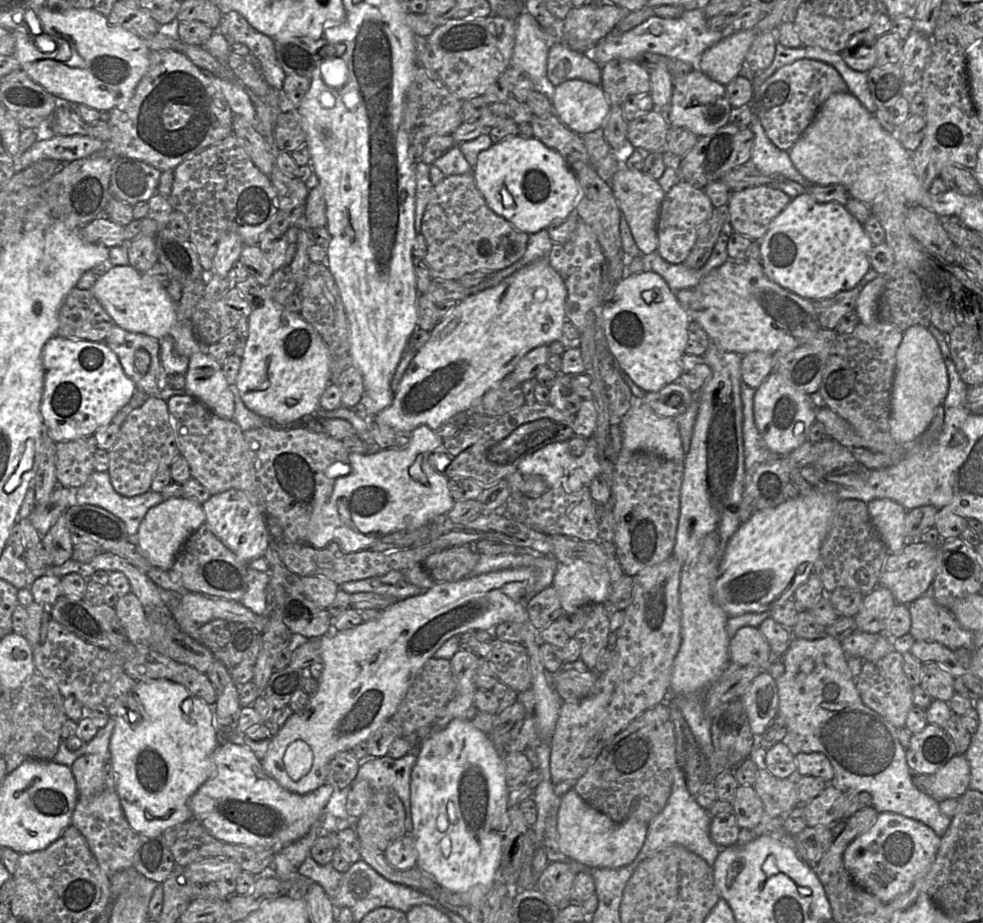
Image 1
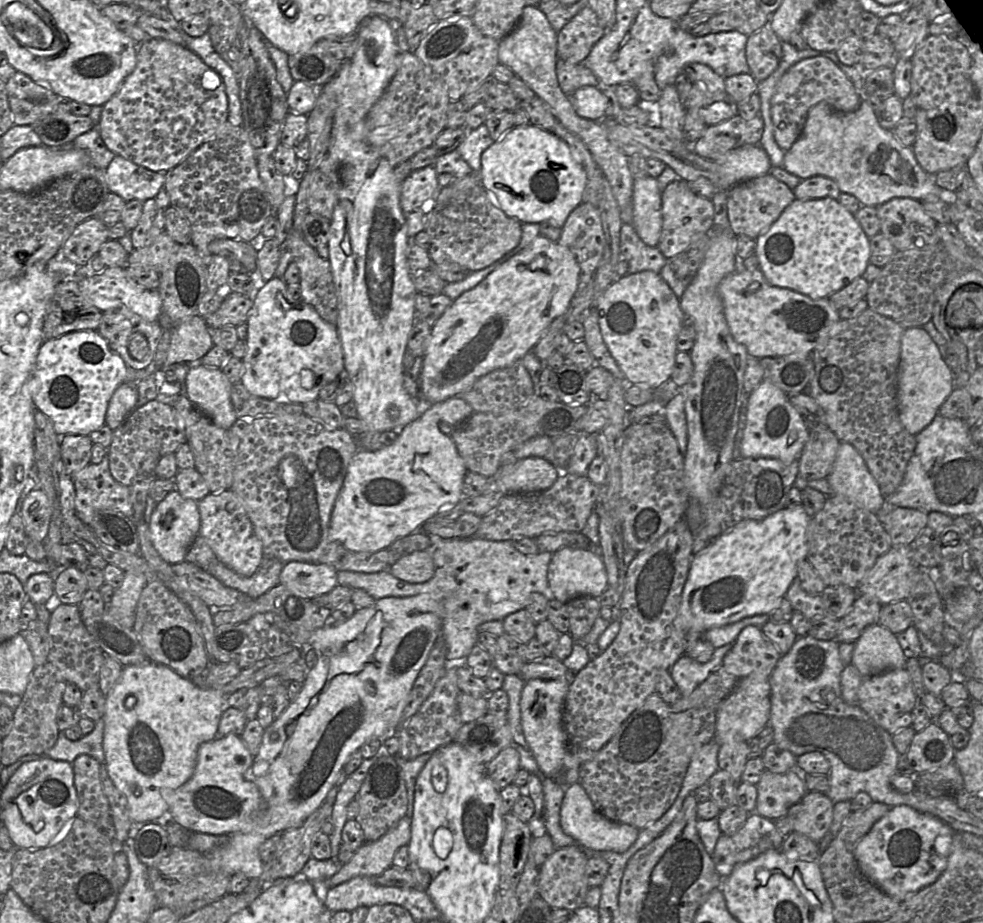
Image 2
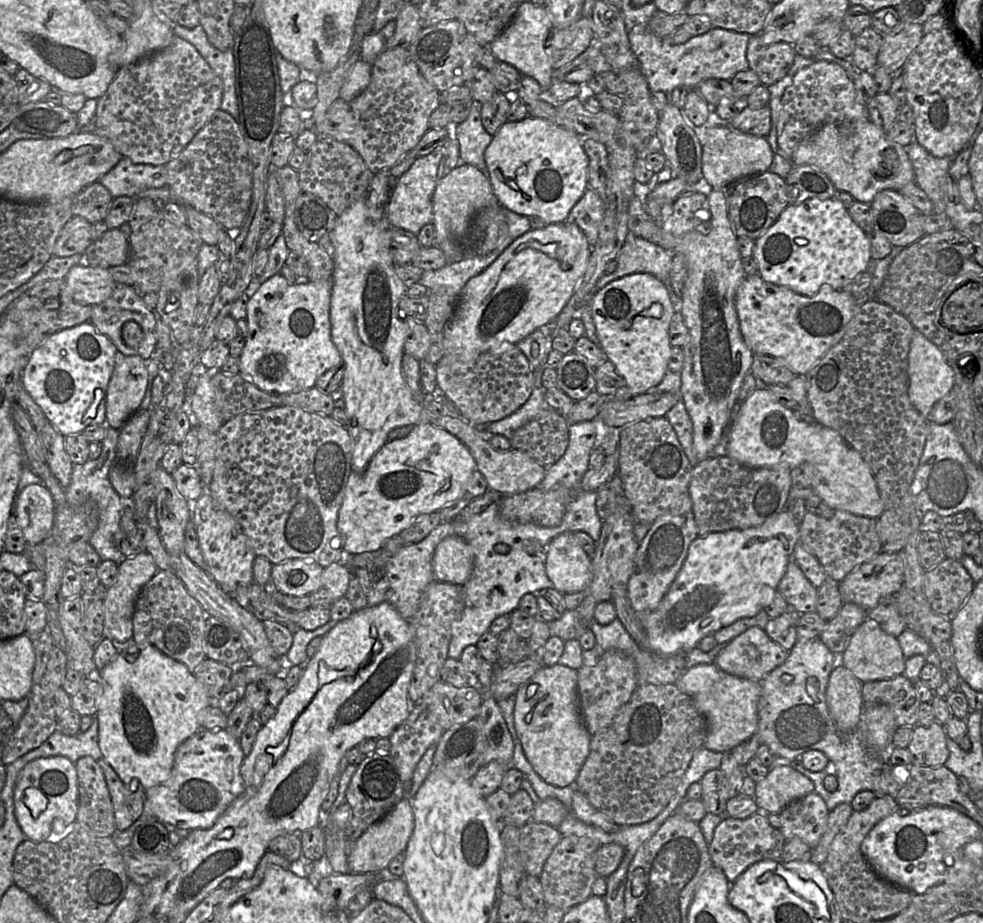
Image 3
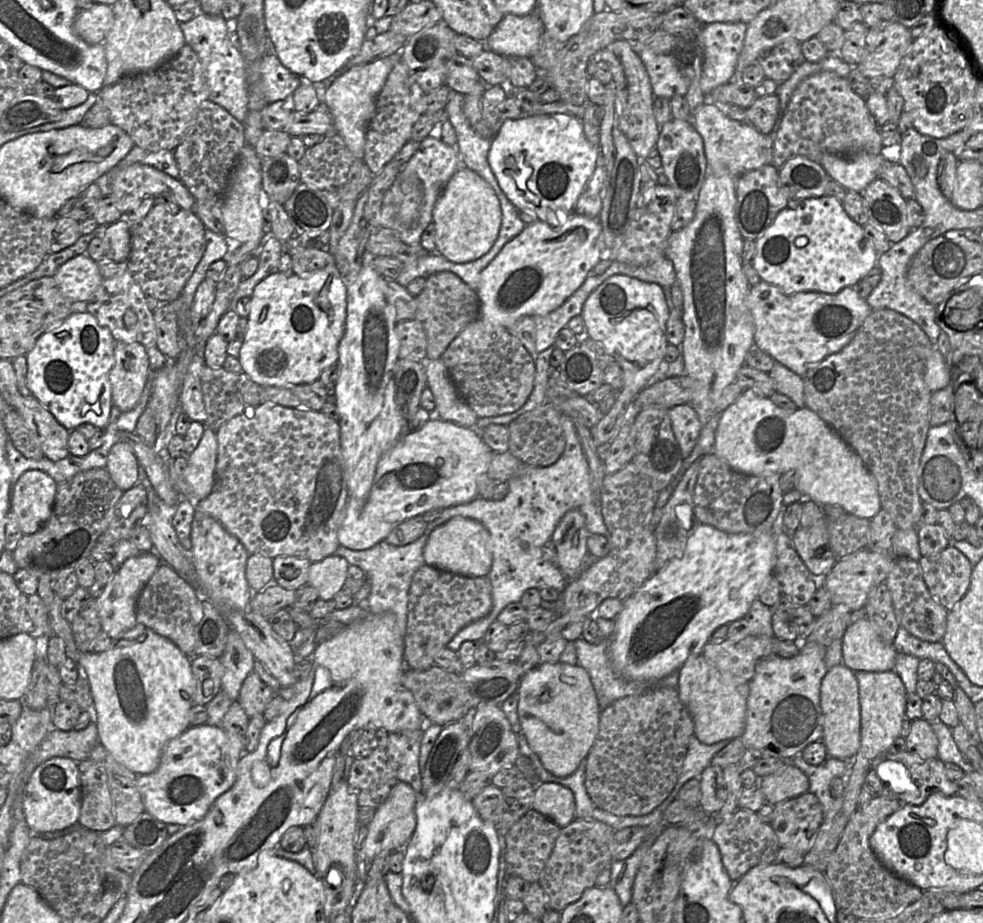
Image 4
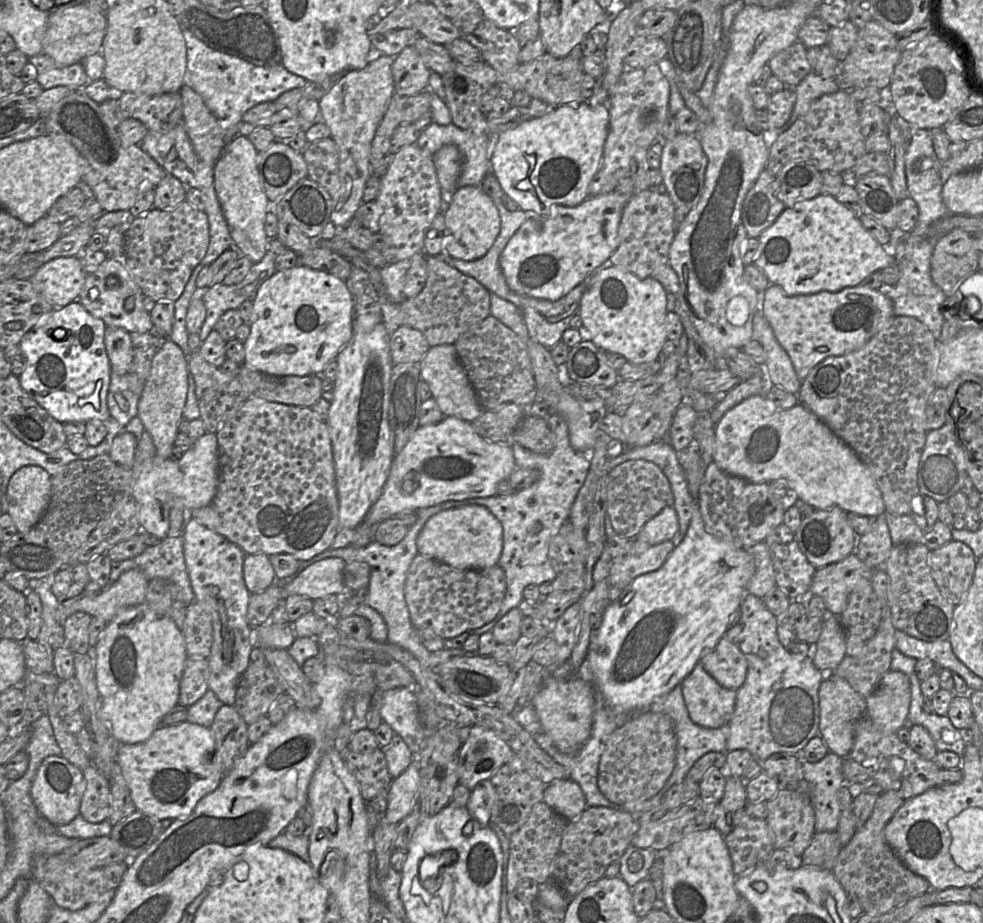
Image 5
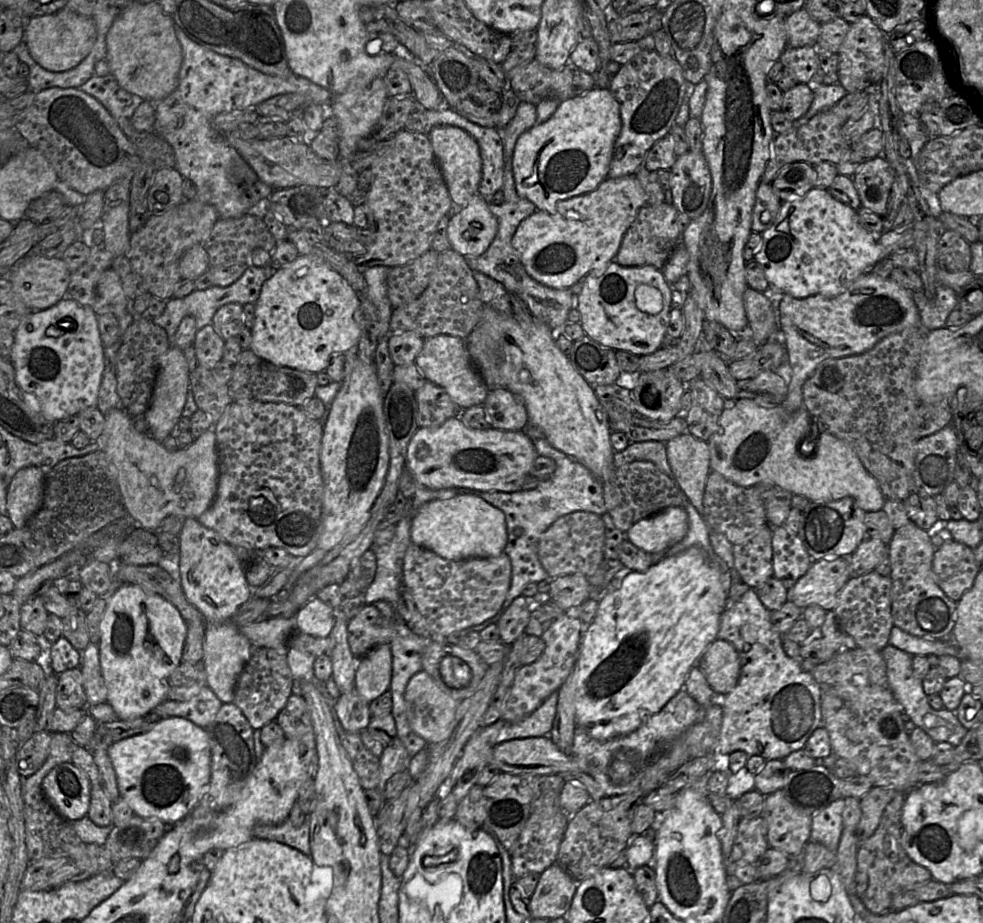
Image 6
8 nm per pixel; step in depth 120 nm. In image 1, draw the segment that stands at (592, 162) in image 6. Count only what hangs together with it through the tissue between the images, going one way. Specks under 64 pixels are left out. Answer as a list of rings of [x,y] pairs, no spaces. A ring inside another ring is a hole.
[[[507,136],[479,153],[477,164],[472,172],[477,188],[488,207],[509,221],[515,229],[527,234],[547,229],[553,221],[563,221],[577,206],[579,182],[575,173],[560,153],[547,147],[535,137]]]

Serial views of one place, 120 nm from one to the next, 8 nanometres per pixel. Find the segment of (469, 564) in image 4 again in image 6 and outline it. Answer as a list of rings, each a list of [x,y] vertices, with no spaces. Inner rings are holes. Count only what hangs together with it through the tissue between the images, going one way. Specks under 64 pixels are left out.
[[[467,494],[423,504],[412,520],[410,535],[412,543],[452,561],[496,557],[507,544],[504,513],[484,499]]]

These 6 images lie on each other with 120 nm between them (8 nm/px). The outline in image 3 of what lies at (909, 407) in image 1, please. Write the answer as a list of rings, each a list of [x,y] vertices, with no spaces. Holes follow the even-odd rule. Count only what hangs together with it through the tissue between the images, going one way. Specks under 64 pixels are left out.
[[[917,330],[910,343],[907,374],[909,400],[915,409],[927,418],[935,403],[952,390],[954,372],[945,361],[940,349]]]

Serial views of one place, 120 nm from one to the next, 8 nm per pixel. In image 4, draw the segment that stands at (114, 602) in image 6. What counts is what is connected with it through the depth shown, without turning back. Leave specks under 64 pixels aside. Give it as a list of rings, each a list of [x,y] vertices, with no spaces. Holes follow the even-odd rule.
[[[137,623],[134,628],[124,633],[121,638],[113,639],[112,646],[104,652],[93,653],[80,651],[77,664],[79,668],[79,677],[88,678],[90,683],[93,704],[97,712],[97,728],[100,744],[109,751],[118,763],[122,764],[136,775],[145,775],[156,771],[160,765],[163,751],[168,742],[190,727],[189,713],[191,707],[194,705],[194,695],[196,692],[196,680],[191,669],[191,658],[187,657],[170,639],[157,634],[143,624]]]

